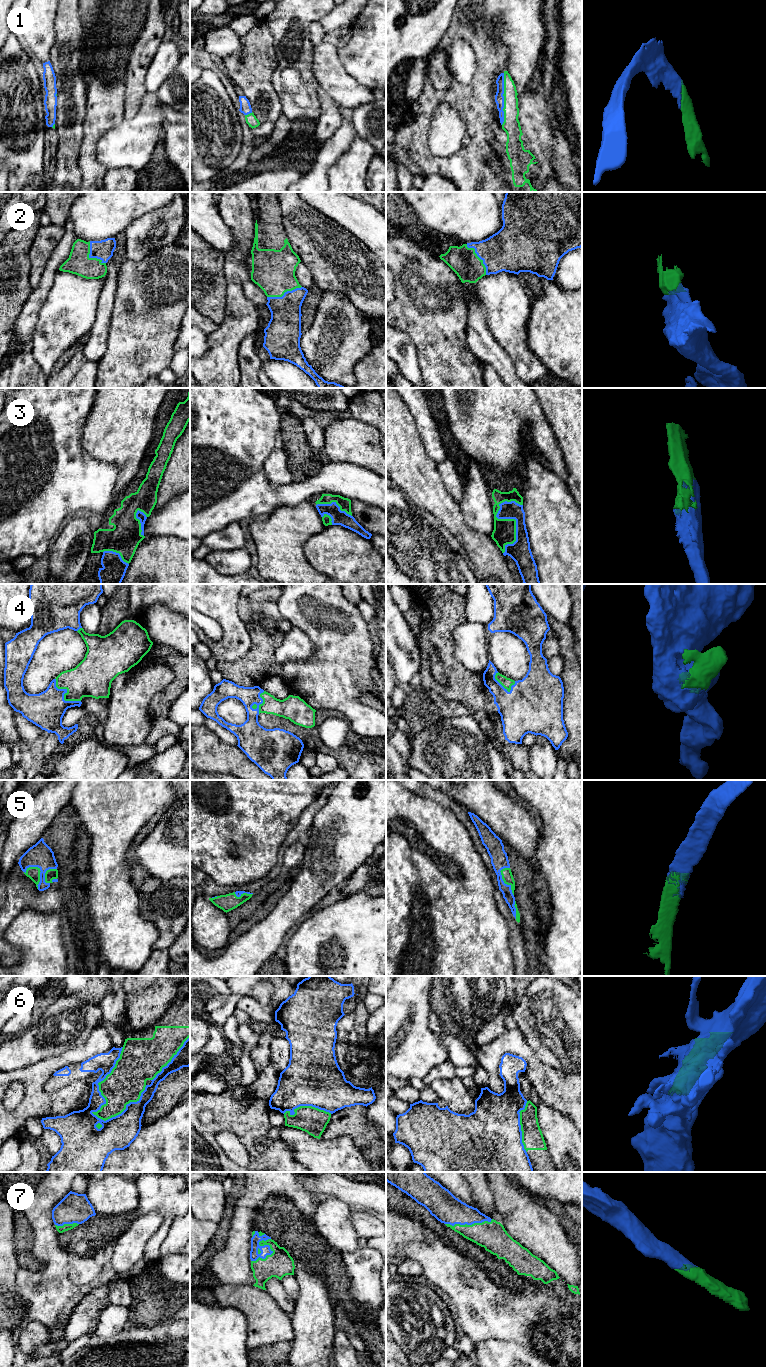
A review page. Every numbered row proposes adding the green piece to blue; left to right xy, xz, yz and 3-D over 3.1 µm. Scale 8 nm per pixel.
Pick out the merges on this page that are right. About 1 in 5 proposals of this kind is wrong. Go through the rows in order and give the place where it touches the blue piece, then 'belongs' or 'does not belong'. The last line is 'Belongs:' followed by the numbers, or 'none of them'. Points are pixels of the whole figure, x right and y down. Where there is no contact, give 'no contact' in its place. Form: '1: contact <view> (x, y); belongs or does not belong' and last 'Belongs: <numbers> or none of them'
1: contact yz (503, 99); belongs
2: contact yz (478, 256); belongs
3: contact yz (511, 518); belongs
4: contact xy (64, 693); belongs
5: contact xy (40, 874); belongs
6: contact xy (98, 1086); does not belong
7: contact xz (269, 1248); belongs
Belongs: 1, 2, 3, 4, 5, 7

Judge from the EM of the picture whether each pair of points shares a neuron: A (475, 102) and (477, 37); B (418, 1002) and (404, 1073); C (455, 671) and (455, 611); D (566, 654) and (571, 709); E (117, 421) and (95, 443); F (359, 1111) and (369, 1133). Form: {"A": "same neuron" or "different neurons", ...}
{"A": "same neuron", "B": "same neuron", "C": "same neuron", "D": "same neuron", "E": "same neuron", "F": "same neuron"}

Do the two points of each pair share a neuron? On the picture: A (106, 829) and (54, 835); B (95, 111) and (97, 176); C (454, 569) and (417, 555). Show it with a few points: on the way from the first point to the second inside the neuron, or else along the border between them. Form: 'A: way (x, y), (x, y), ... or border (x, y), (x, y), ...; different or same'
A: border (73, 810), (78, 822), (89, 837), (89, 854); different
B: way (94, 127), (89, 142), (89, 160); same
C: way (445, 569), (431, 569), (426, 564); same

